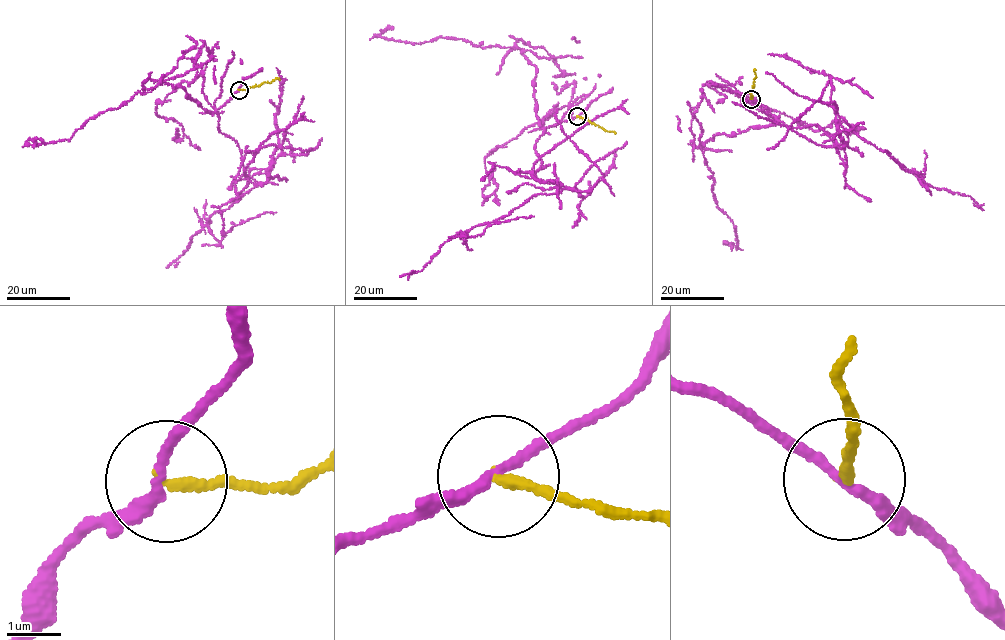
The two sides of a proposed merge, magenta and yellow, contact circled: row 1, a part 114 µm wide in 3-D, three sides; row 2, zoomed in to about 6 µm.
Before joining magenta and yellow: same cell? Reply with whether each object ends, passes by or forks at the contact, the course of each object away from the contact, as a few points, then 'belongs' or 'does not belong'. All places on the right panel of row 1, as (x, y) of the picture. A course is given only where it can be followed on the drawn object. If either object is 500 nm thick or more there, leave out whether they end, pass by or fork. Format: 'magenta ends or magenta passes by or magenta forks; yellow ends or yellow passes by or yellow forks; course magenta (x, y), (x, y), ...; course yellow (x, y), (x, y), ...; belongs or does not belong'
magenta passes by; yellow ends; course magenta (751, 99), (776, 121), (816, 125), (838, 144), (843, 144), (837, 123), (843, 118), (925, 185), (885, 150); course yellow (751, 99), (756, 70); does not belong

